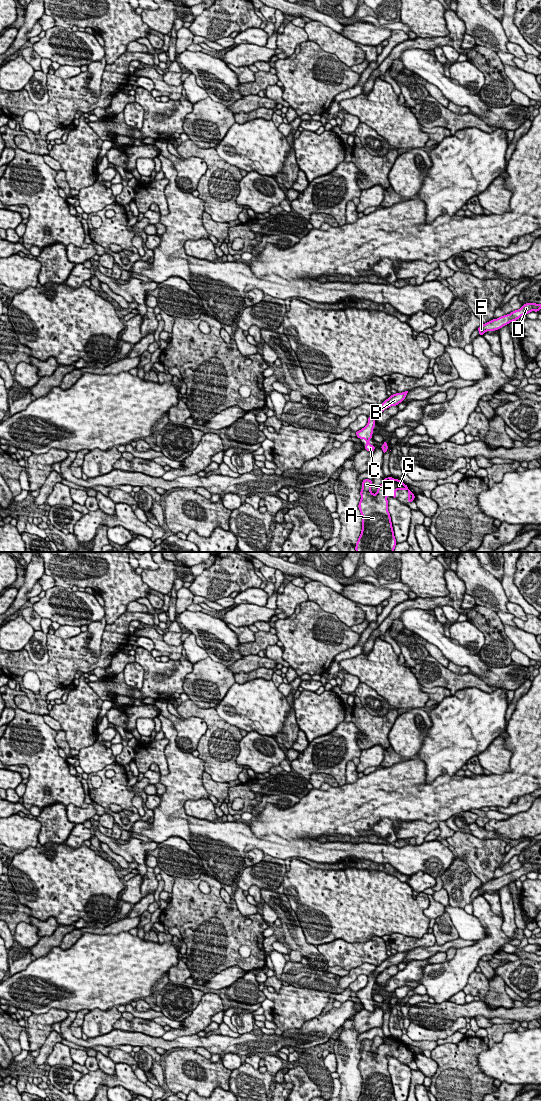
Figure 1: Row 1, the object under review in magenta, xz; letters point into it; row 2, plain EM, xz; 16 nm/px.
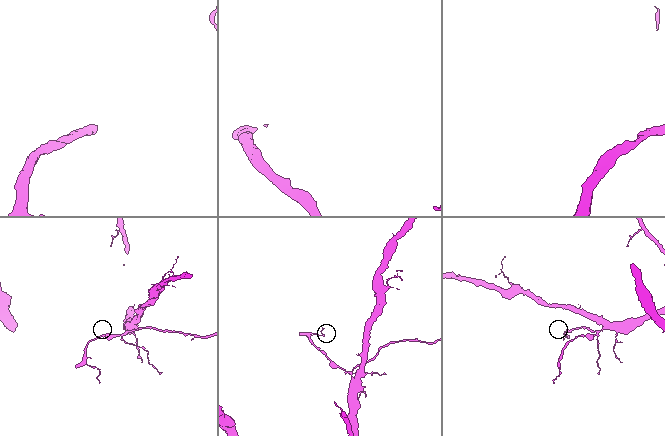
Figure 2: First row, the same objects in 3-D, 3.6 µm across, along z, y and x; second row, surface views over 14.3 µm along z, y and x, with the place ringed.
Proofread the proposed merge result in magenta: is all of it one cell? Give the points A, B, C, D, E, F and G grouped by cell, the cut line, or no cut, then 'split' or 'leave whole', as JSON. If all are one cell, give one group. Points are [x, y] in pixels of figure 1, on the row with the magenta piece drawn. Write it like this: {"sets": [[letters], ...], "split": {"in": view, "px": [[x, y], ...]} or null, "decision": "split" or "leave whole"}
{"sets": [["A", "B", "C", "D", "E", "F", "G"]], "split": null, "decision": "leave whole"}

